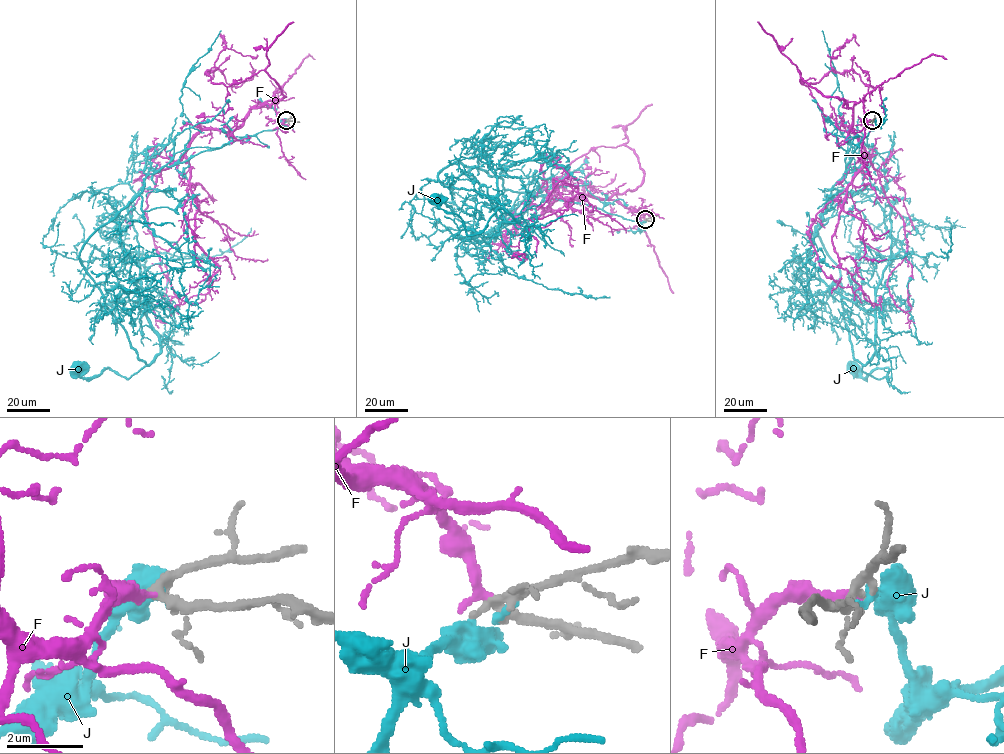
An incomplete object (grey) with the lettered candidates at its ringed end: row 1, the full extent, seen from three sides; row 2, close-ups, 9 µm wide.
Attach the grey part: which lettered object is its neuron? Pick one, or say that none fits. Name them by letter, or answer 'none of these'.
F

